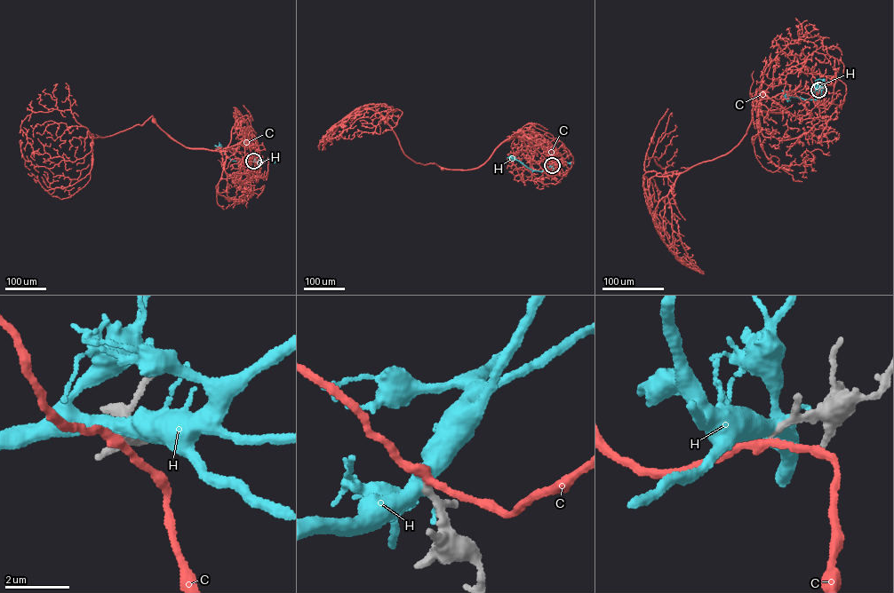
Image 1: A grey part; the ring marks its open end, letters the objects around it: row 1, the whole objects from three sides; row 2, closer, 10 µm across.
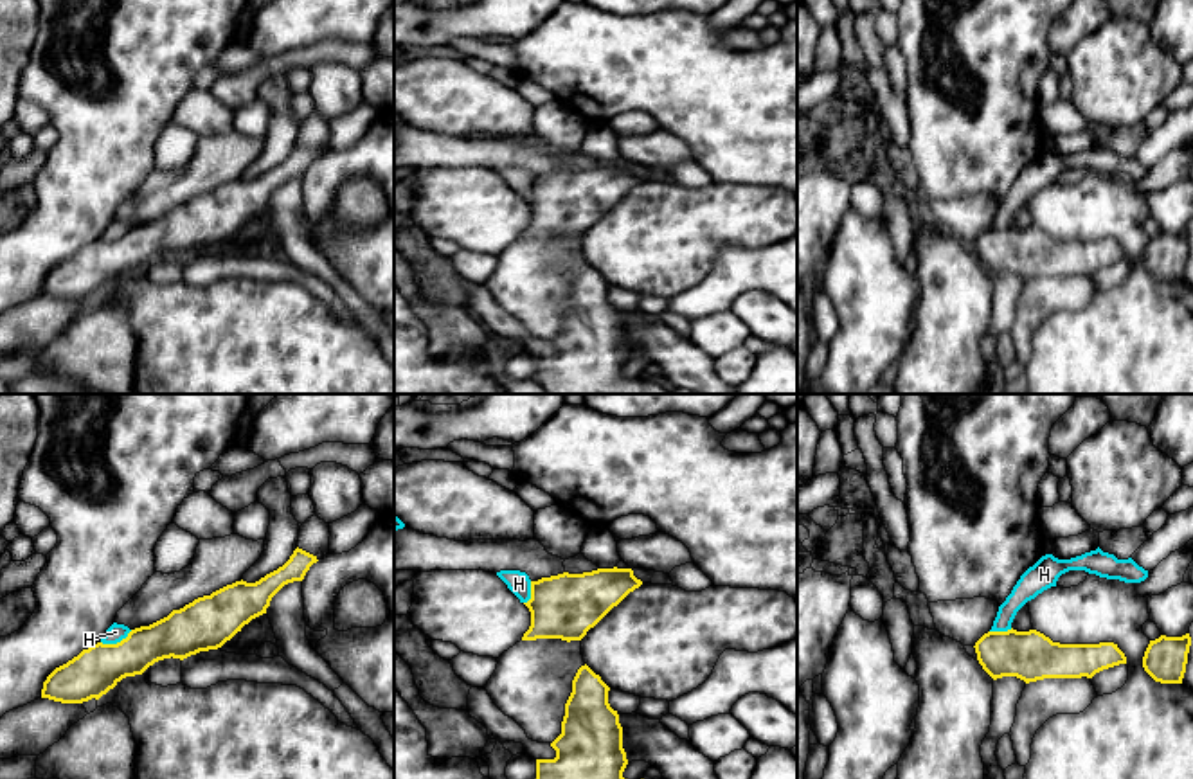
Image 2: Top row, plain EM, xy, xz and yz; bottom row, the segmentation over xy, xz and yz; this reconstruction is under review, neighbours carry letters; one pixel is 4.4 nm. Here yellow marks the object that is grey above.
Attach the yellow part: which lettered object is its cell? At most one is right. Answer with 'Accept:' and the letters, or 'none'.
Accept: none

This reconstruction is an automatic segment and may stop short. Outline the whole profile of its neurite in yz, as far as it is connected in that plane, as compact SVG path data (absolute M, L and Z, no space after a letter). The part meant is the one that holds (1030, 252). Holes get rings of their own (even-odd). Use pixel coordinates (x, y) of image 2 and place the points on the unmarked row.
M1036 227L988 228L973 245L993 277L1017 273L1026 281L1044 275L1092 275L1103 266L1126 261L1114 239L1060 241Z

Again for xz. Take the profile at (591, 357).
M587 261L578 266L565 300L561 331L551 340L556 354L536 356L533 383L545 394L671 394L644 376L623 374L628 356L623 345L619 311L608 300L608 288L610 284Z

